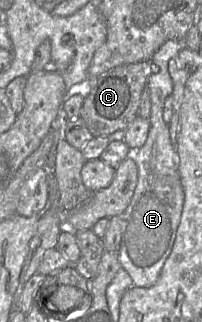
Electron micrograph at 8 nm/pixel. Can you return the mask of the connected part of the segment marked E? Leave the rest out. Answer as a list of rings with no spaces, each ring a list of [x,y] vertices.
[[[166,41],[151,59],[157,65],[158,72],[150,75],[146,83],[151,100],[150,128],[143,146],[131,154],[138,167],[138,180],[129,205],[120,215],[121,243],[118,258],[136,287],[148,288],[157,282],[171,253],[183,209],[184,192],[176,147],[171,140],[169,123],[163,119],[164,101],[173,91],[168,63],[183,47],[186,47],[183,41]]]

